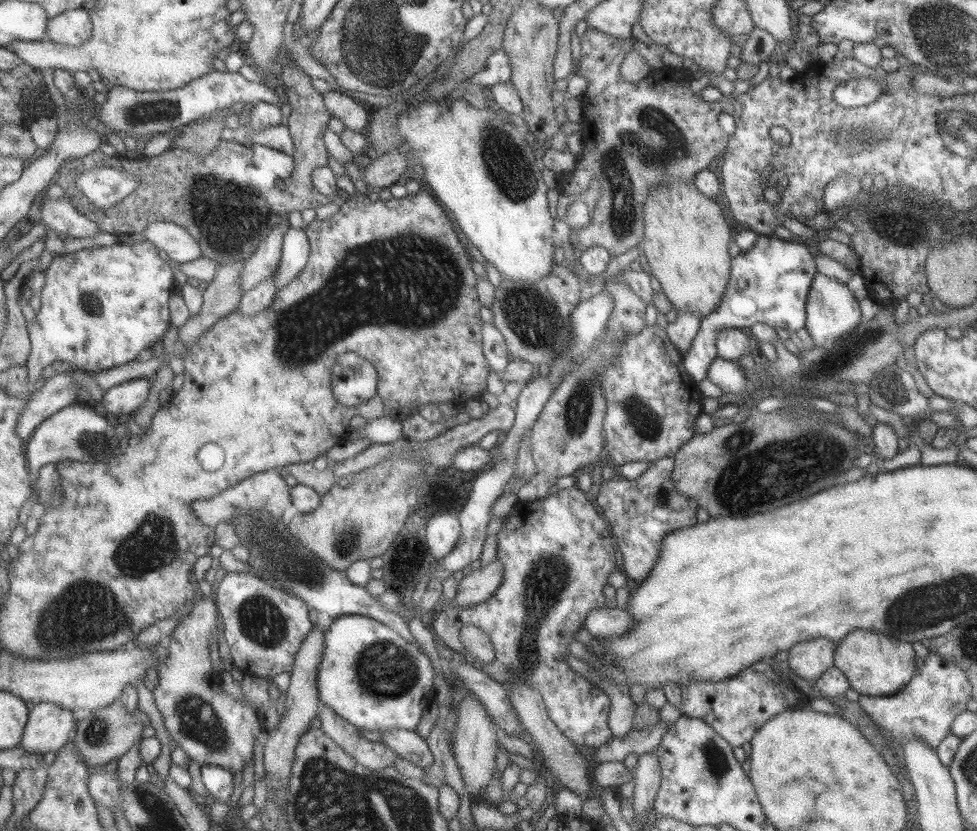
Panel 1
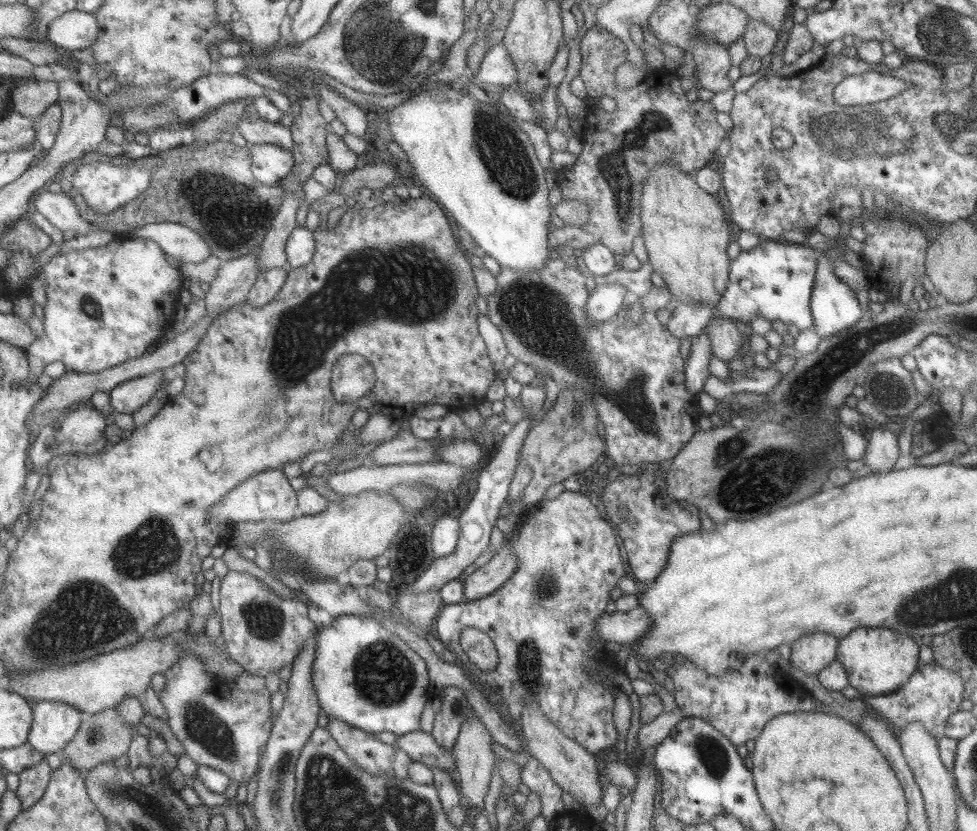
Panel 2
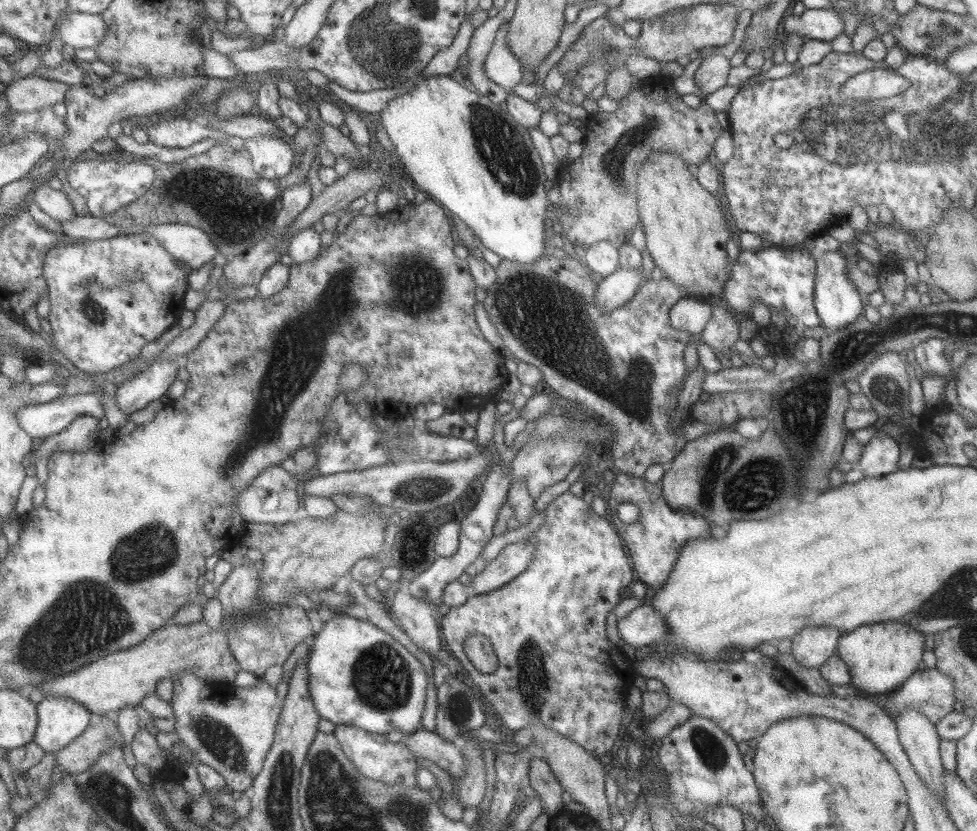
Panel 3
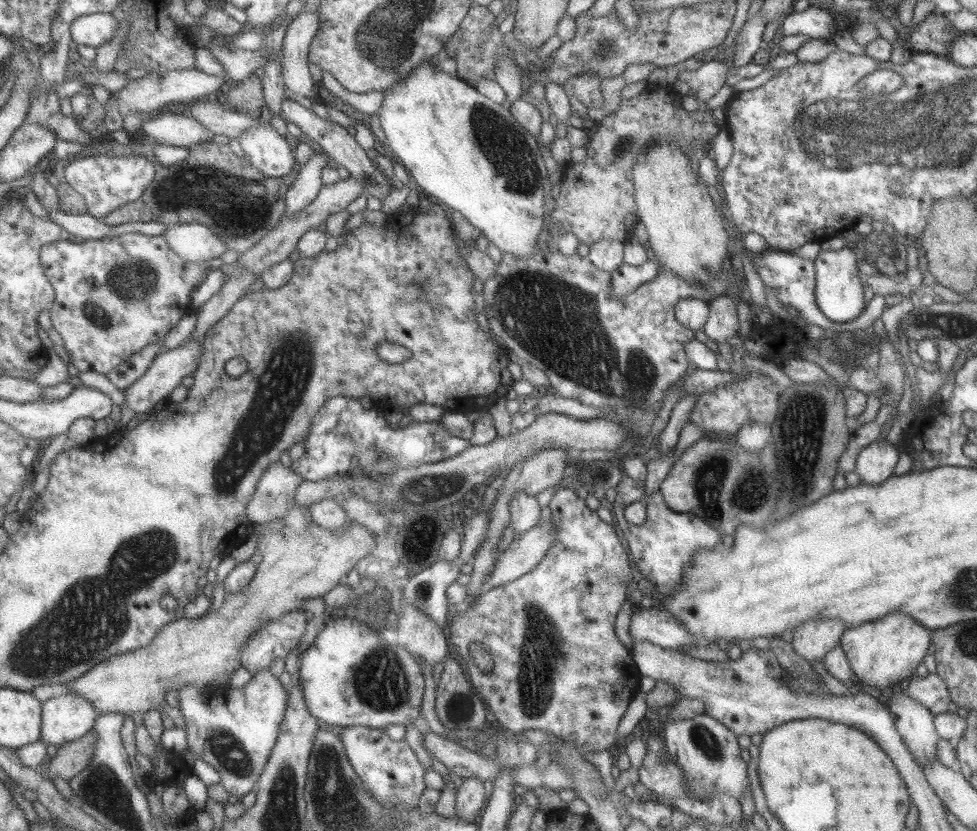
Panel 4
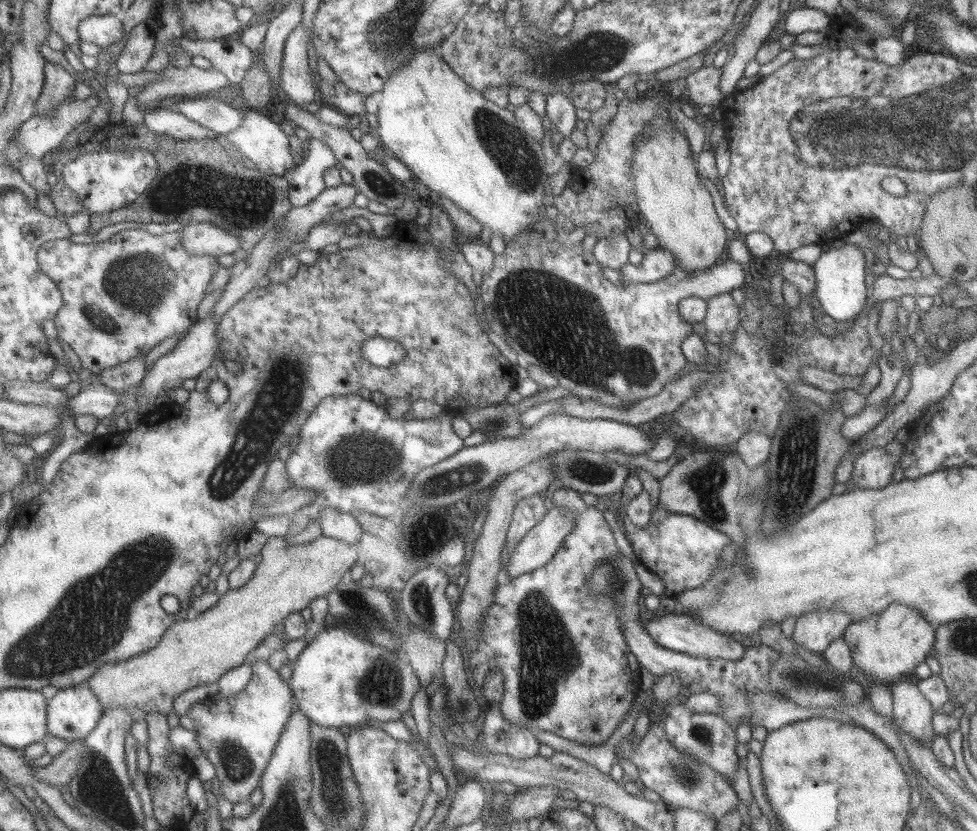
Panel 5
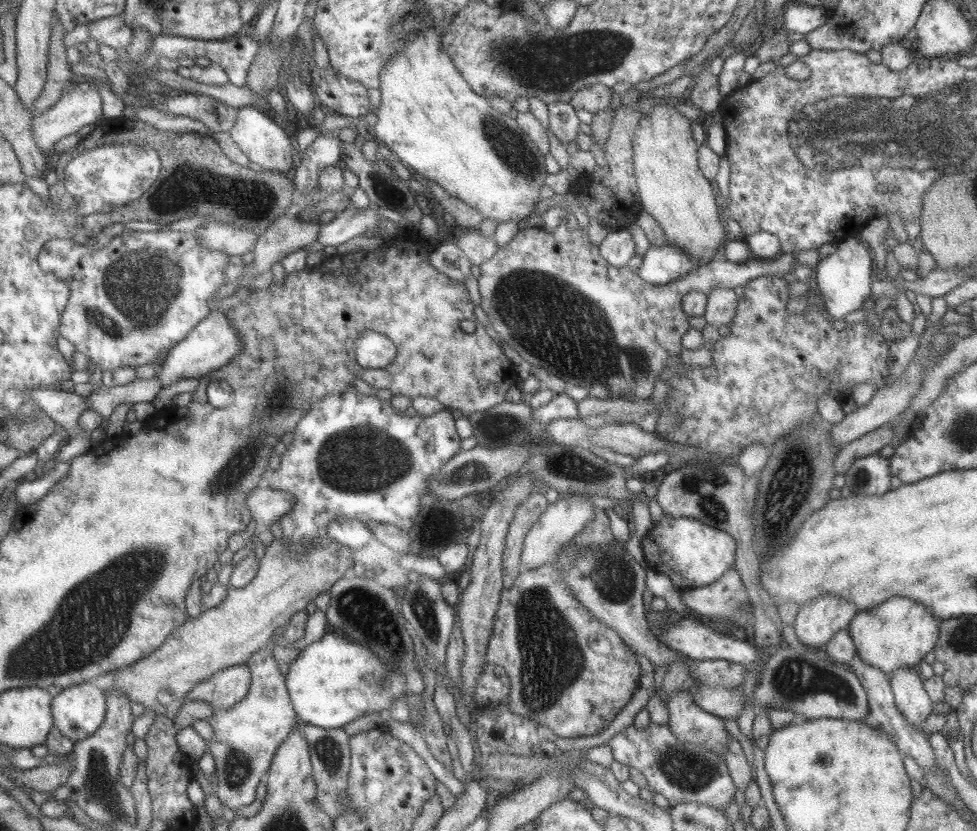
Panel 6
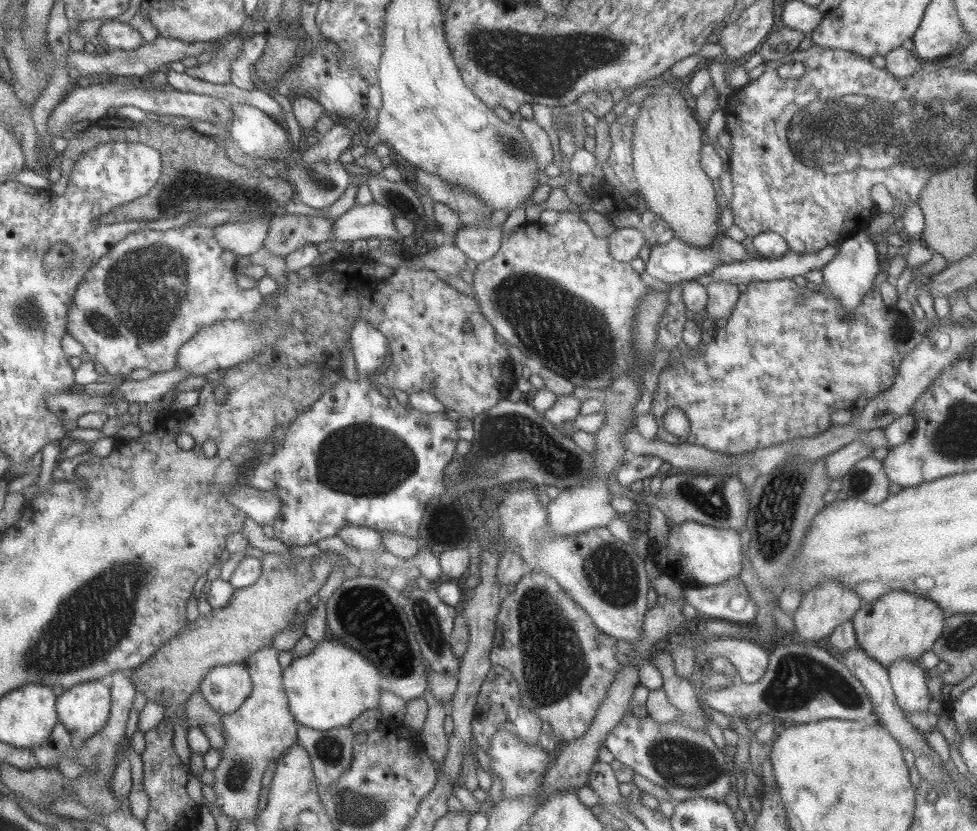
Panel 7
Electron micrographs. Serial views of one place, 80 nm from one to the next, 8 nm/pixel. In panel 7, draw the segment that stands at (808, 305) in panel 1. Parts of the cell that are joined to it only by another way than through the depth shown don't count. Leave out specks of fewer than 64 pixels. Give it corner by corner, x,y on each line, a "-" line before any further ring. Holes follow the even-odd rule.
867,229
851,237
848,236
839,242
838,252
835,253
835,256
832,256
831,260
820,268
822,284
825,286
824,291
832,294
844,310
853,310
859,306
862,296
876,284
873,280
879,270
880,261
877,261
876,247
870,238
871,235
868,235

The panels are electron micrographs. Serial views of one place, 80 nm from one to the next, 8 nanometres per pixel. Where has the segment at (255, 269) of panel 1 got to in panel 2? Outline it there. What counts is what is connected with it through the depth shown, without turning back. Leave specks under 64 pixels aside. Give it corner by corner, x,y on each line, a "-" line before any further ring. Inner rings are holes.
285,192
284,200
274,214
269,230
265,233
256,254
256,270
259,274
267,272
270,268
283,267
286,264
284,246
289,233
298,226
295,223
295,210
301,204
294,194

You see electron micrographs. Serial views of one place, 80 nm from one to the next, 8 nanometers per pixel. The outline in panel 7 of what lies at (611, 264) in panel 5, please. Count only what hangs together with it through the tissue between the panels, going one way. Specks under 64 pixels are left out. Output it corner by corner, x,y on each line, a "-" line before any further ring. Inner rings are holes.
615,228
606,236
609,256
617,262
629,263
637,257
637,252
645,244
639,228

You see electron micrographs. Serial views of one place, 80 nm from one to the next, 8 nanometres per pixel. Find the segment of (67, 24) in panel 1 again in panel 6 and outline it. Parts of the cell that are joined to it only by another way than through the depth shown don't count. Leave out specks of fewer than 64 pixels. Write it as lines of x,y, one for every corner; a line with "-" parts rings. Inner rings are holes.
108,16
86,22
88,38
97,44
105,44
117,52
125,50
132,37
132,28
119,16

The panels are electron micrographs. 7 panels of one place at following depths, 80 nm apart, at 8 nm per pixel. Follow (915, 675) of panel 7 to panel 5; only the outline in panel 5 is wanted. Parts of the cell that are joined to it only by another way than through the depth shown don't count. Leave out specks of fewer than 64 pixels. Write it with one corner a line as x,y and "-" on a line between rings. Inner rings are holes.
913,674
889,684
892,694
892,722
919,744
929,746
934,737
931,717
934,710
914,685

